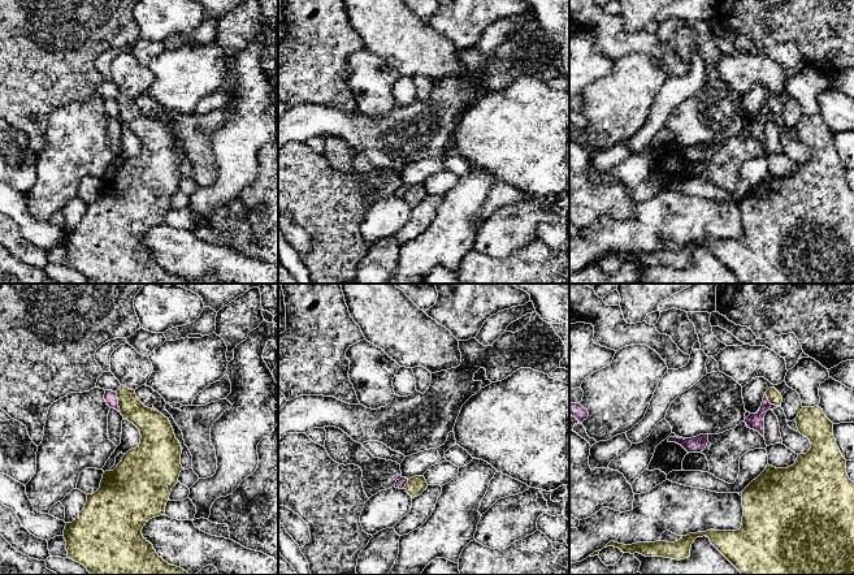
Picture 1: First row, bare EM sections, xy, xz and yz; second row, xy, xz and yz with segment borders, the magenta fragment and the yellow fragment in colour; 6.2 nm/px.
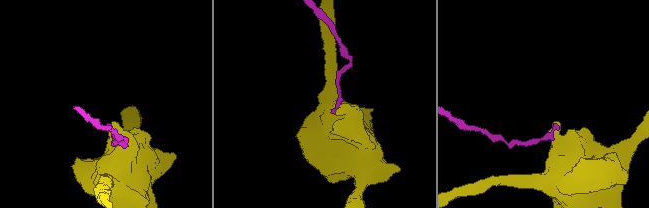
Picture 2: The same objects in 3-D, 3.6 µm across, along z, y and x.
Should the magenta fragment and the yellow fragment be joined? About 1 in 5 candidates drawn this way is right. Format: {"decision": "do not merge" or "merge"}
{"decision": "do not merge"}

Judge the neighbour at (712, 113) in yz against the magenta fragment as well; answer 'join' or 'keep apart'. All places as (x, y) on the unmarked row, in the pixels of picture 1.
keep apart

